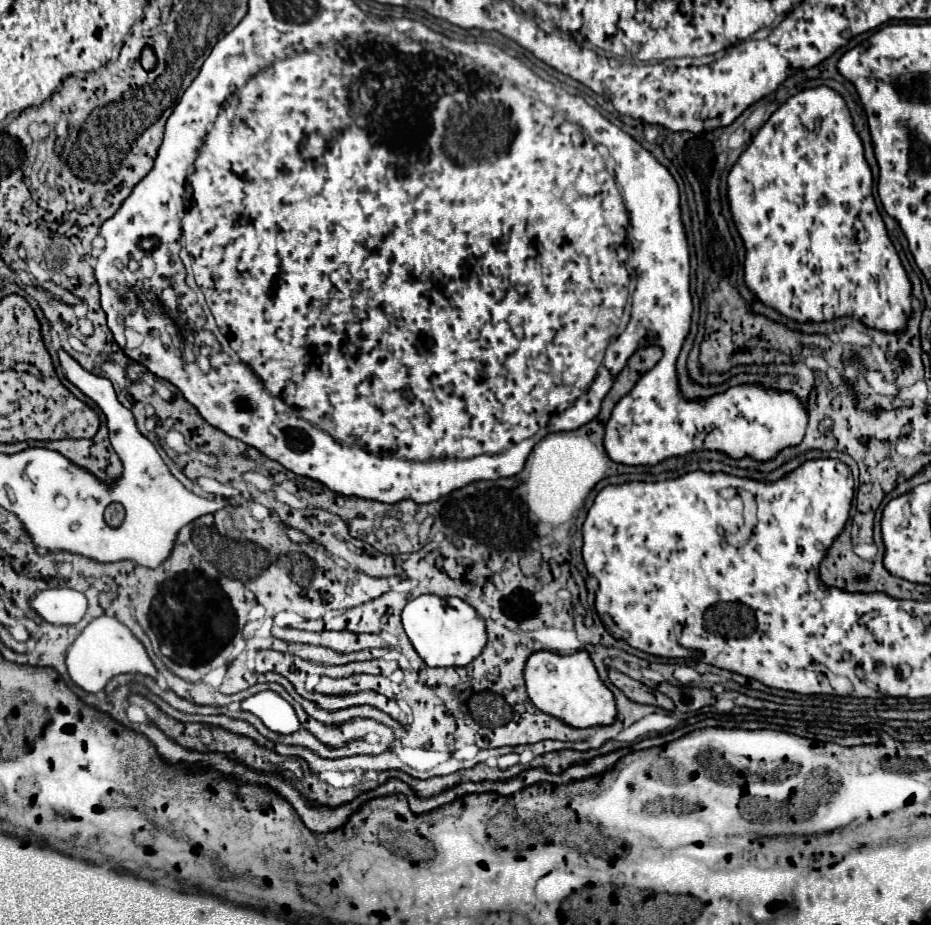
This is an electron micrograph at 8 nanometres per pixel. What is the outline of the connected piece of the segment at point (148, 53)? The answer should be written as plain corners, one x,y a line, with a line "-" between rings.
145,46
145,48
143,48
139,62
141,62
143,70
147,70
147,72
151,72
151,70
157,68
157,56
155,56
155,52
153,52
151,46

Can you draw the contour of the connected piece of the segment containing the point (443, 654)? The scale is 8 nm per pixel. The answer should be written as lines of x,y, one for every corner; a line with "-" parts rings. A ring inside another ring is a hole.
433,594
419,596
403,608
401,618
411,644
429,666
467,666
481,654
487,643
483,618
473,606
459,598
439,598

